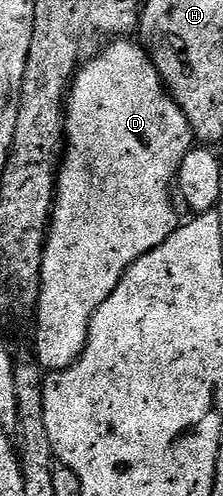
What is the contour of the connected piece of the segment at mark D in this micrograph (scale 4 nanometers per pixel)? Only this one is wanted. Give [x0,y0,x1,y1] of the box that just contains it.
[34,39,194,371]

